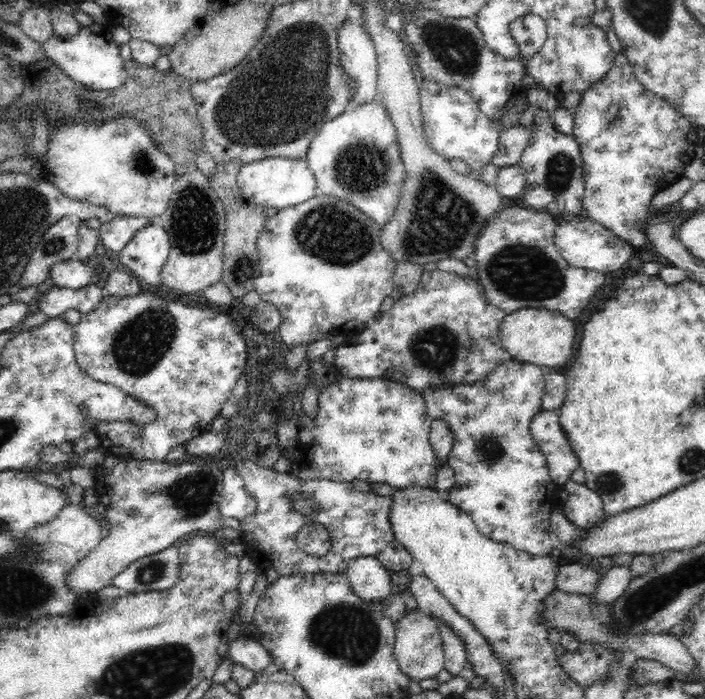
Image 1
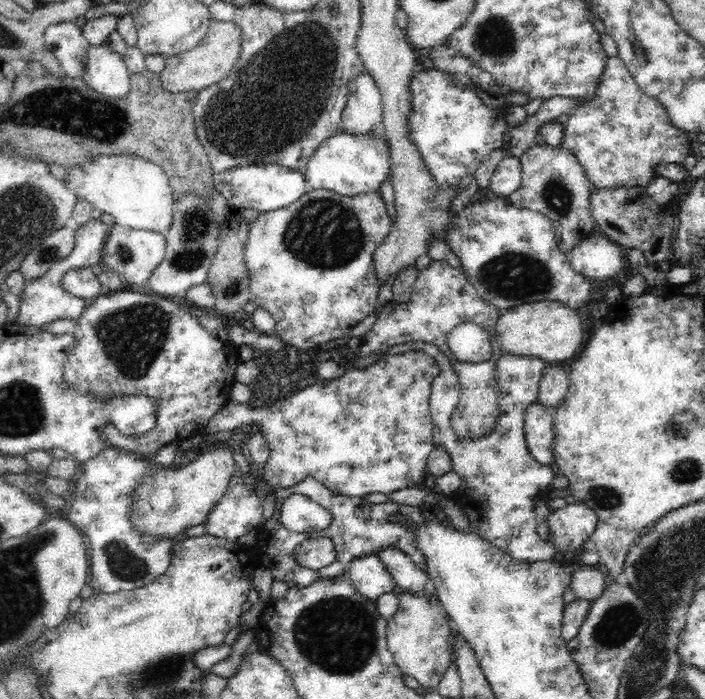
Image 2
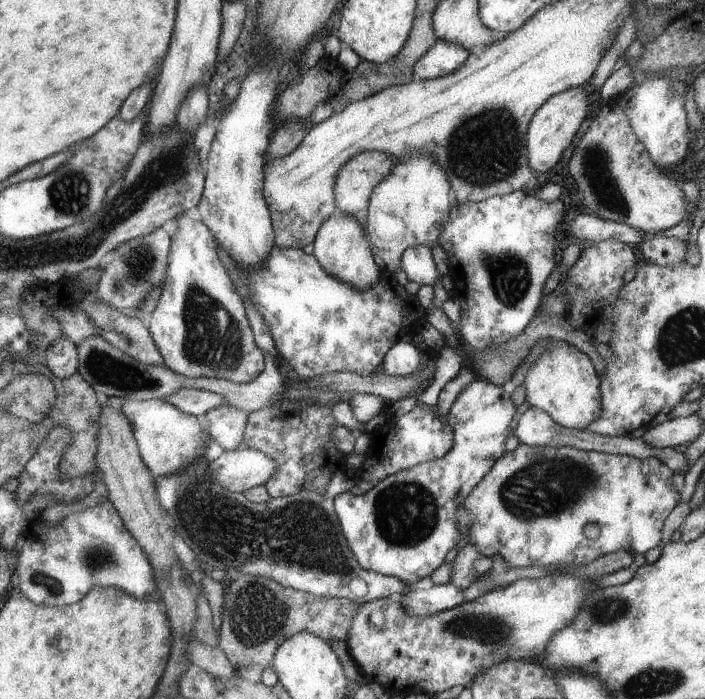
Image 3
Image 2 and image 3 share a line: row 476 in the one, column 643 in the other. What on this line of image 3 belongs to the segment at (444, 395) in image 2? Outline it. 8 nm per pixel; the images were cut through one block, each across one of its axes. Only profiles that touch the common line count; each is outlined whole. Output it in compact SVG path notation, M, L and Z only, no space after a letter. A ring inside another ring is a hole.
M520 444L514 452L505 453L495 464L495 467L485 476L485 478L474 488L462 502L462 506L456 509L455 515L457 527L462 532L462 537L468 538L469 544L474 544L480 554L484 556L500 556L508 564L514 567L530 567L537 565L552 566L559 565L586 565L590 564L616 550L626 550L632 554L646 554L650 548L658 546L662 542L662 526L664 520L670 516L670 512L681 502L680 496L672 488L672 471L663 461L658 458L635 458L629 455L614 455L597 451L584 451L573 447L562 446L554 449L553 447L528 447L526 444Z

